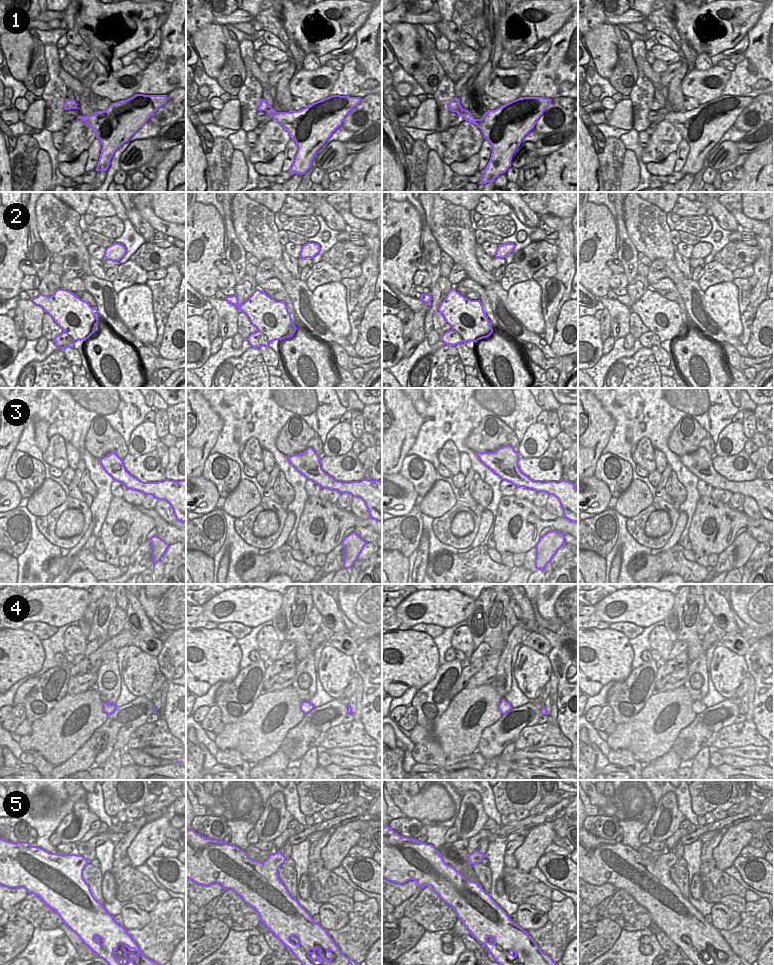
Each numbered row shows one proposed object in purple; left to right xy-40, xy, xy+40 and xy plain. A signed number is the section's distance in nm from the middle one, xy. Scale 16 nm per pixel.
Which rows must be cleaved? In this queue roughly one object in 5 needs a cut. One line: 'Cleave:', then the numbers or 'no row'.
Cleave: 1

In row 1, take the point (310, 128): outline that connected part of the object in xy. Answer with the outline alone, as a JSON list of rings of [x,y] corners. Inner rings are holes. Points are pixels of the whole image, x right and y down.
[[[332,95],[298,111],[275,114],[275,118],[298,146],[288,171],[291,175],[303,175],[310,169],[317,151],[360,102],[360,97]]]

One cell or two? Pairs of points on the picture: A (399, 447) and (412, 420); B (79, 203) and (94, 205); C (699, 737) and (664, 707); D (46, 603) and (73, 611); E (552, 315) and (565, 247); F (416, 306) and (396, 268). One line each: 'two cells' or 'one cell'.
A: one cell
B: two cells
C: two cells
D: one cell
E: one cell
F: two cells

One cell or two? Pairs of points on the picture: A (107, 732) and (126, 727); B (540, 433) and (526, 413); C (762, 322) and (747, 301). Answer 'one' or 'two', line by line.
A: one
B: two
C: two

